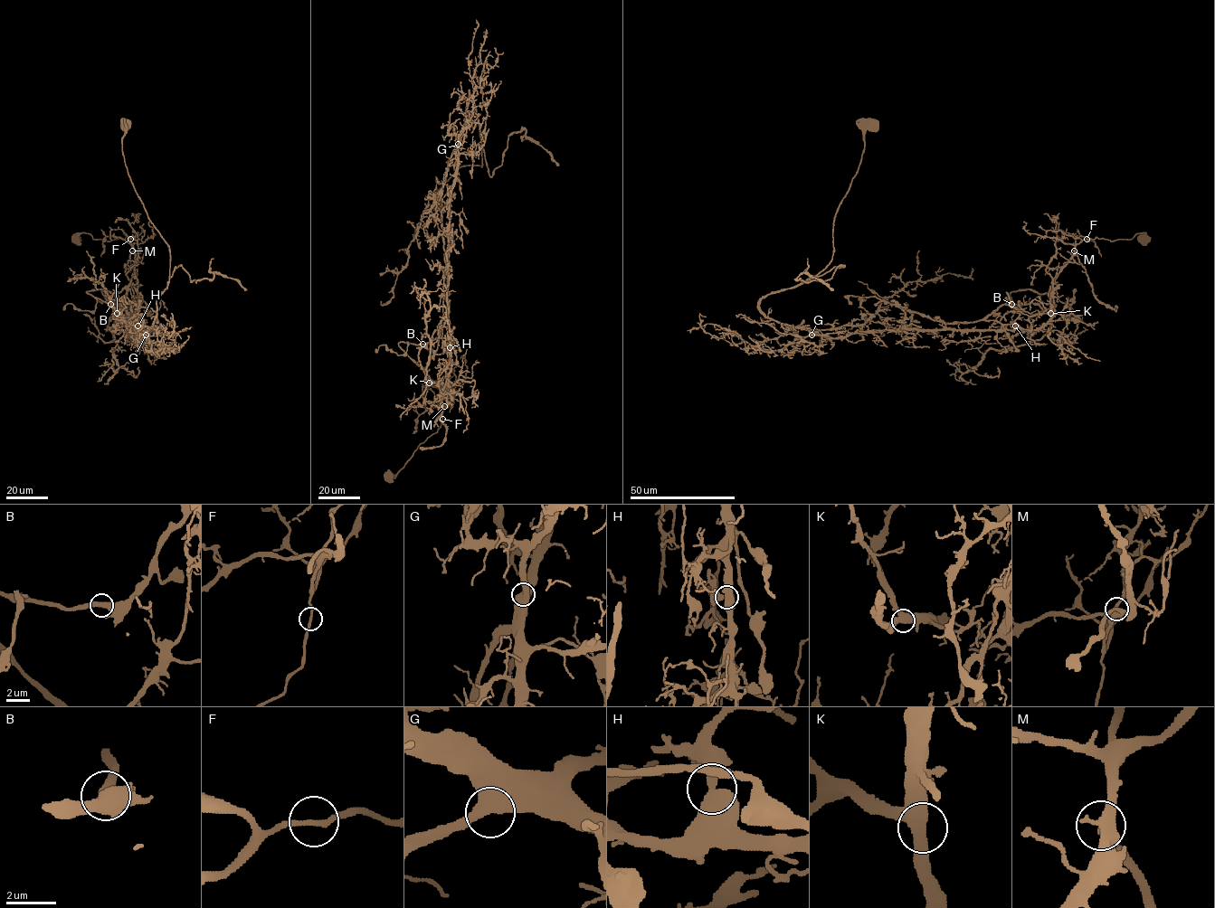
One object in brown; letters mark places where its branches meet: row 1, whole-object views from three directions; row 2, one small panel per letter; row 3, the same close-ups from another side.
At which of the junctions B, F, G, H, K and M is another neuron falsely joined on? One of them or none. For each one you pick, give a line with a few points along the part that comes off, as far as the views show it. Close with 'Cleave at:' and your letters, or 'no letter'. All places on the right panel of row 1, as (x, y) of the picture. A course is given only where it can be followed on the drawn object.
B: (1011, 304), (1011, 292), (1050, 288), (1049, 329), (1028, 344), (990, 348), (973, 368), (957, 367), (959, 378)
Cleave at: B

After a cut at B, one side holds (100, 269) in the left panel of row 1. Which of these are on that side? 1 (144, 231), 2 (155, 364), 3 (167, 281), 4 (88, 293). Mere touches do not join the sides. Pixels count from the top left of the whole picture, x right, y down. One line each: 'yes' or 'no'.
1: no
2: yes
3: yes
4: no

